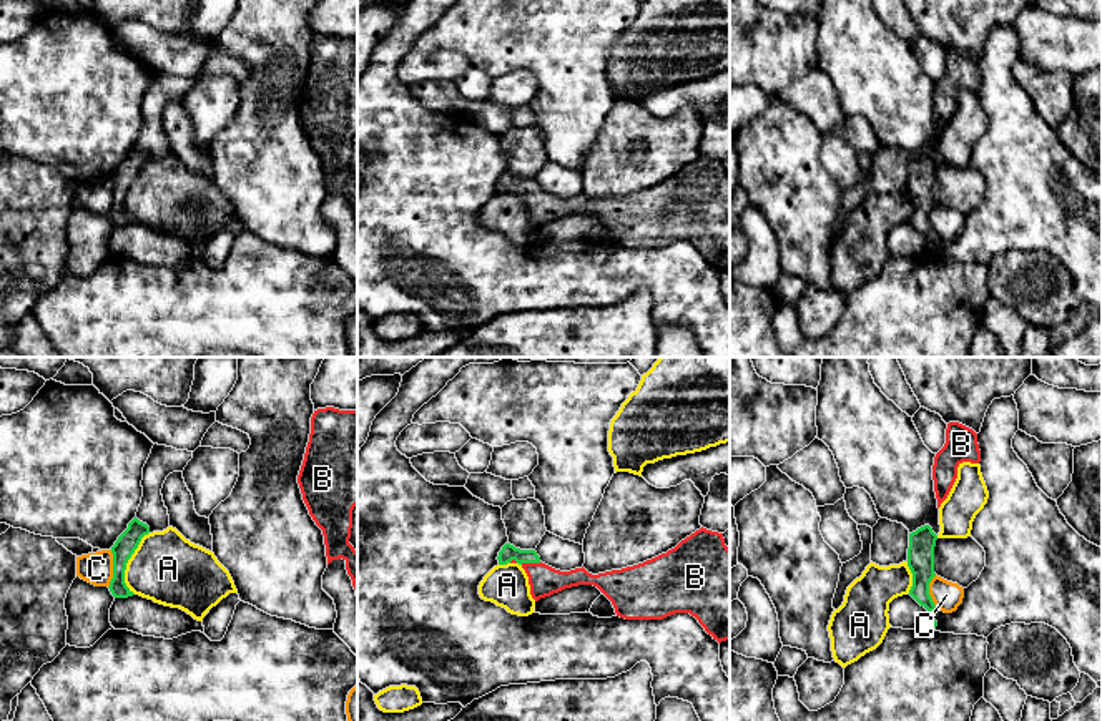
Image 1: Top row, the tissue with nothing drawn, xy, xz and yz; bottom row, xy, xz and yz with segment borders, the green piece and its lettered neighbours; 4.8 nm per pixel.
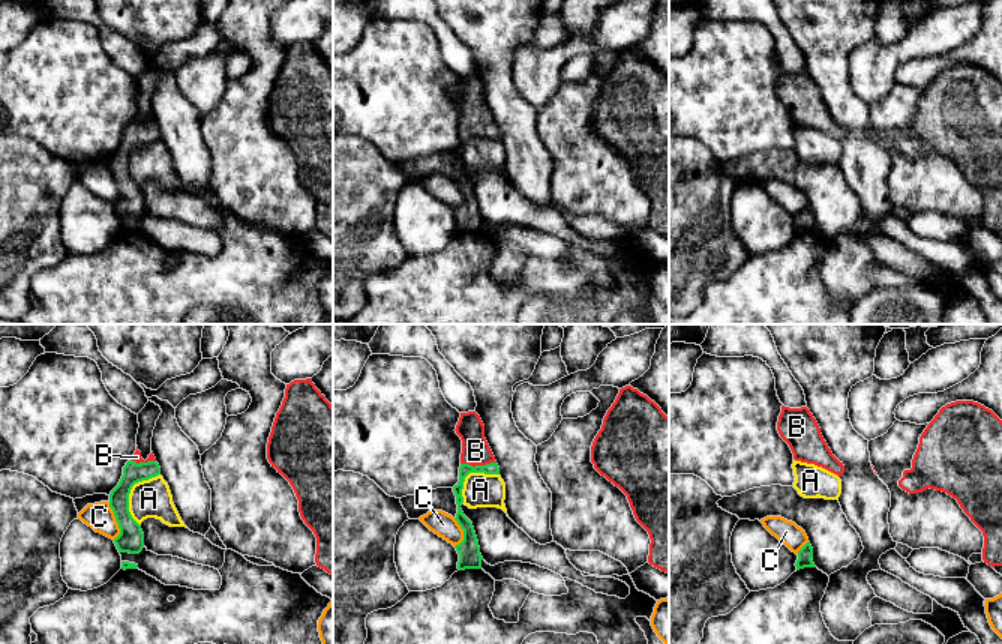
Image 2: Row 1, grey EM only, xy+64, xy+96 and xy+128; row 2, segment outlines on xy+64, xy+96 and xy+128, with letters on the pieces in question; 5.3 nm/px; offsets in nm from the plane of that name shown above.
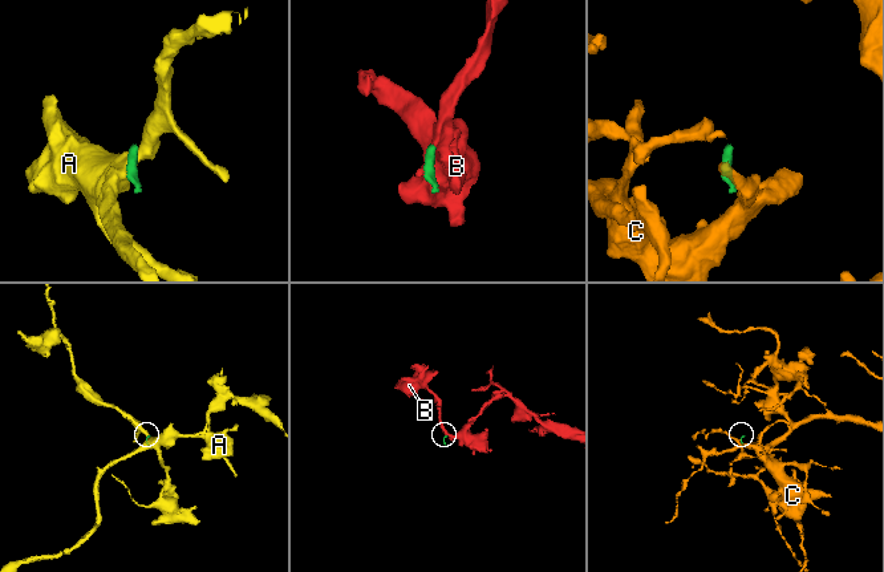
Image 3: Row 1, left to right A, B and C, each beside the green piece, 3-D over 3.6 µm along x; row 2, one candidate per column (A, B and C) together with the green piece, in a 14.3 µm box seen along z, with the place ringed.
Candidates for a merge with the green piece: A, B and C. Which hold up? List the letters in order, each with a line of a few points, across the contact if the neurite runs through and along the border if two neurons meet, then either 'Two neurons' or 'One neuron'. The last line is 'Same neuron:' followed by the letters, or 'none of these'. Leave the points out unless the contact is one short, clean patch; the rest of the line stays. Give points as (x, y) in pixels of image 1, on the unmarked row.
A: Line: xy (148, 160), (125, 198), (125, 213), (133, 221). Two neurons
B: Line: xz (509, 180), (531, 190), (544, 208). One neuron
C: Line: xy (112, 178), (112, 208), (108, 215). Two neurons
Same neuron: B

